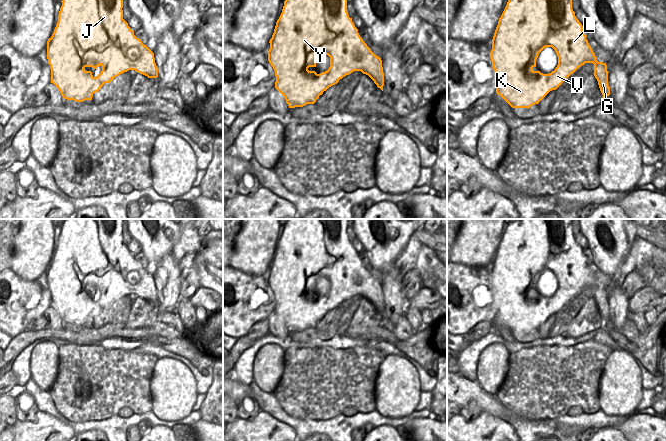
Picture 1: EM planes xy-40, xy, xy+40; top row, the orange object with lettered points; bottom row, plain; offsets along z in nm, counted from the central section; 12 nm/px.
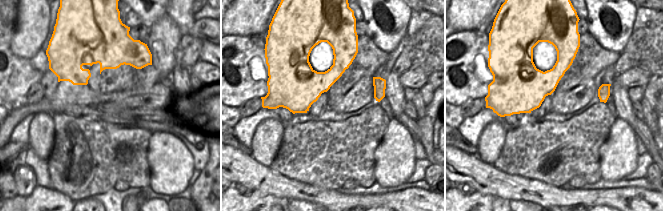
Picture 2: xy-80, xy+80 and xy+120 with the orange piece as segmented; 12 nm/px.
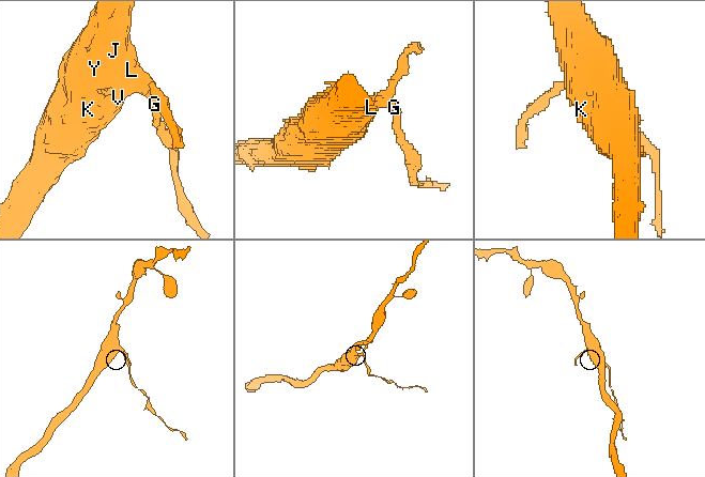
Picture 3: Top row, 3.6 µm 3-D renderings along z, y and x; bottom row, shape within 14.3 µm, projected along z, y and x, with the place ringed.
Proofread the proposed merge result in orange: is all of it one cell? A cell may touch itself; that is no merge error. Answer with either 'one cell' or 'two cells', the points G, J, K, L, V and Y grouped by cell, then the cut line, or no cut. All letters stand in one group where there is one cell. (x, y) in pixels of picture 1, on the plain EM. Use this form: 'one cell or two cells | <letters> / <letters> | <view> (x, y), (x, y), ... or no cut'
two cells | G / J K L V Y | xy+40 (607, 301), (596, 302)

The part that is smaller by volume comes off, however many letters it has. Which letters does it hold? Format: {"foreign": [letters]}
{"foreign": ["G"]}

